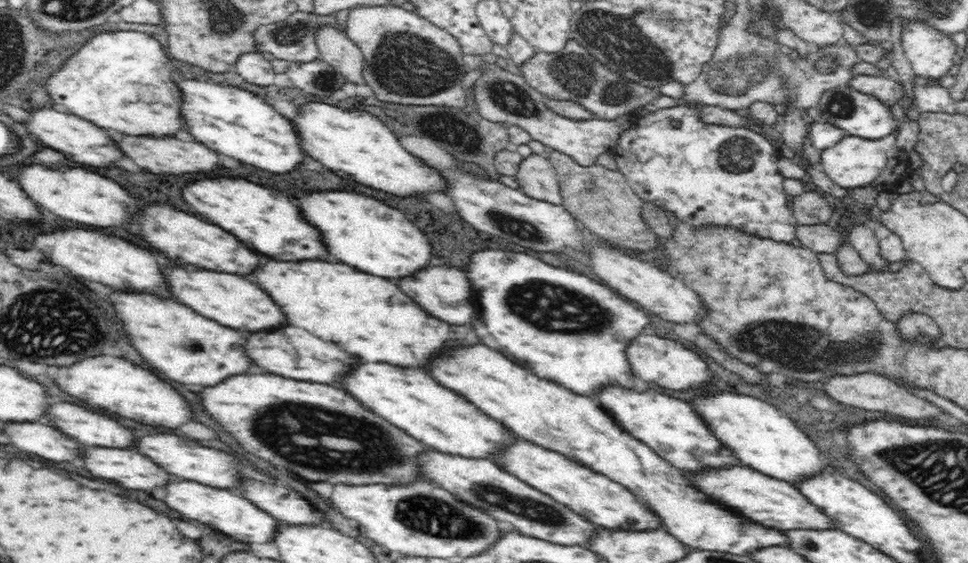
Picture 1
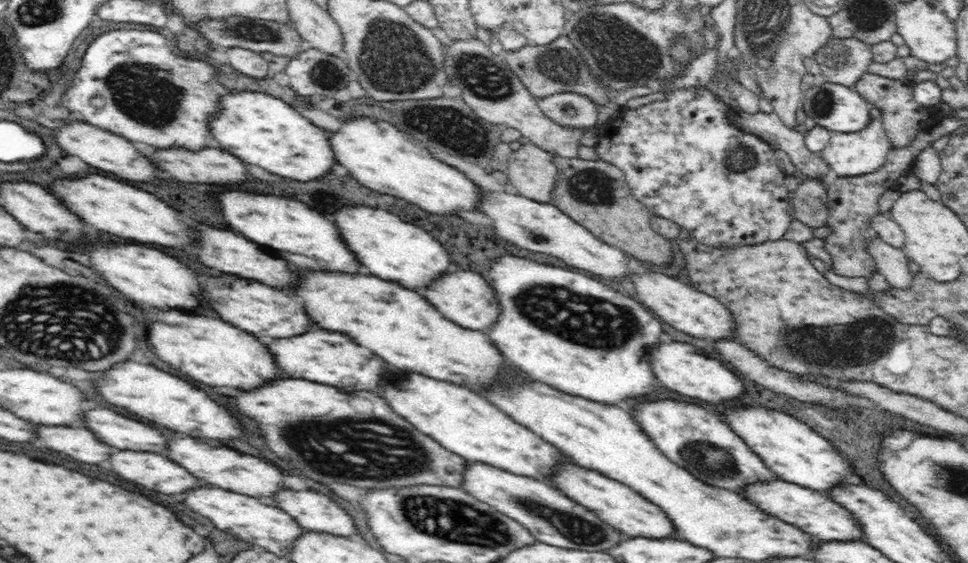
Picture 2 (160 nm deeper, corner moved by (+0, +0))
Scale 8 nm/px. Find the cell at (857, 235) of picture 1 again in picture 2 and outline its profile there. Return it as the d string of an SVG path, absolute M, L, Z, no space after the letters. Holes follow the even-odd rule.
M878 238L870 241L867 249L875 258L878 272L885 276L892 287L906 290L912 286L914 275L908 269L910 260L903 247L897 249Z

